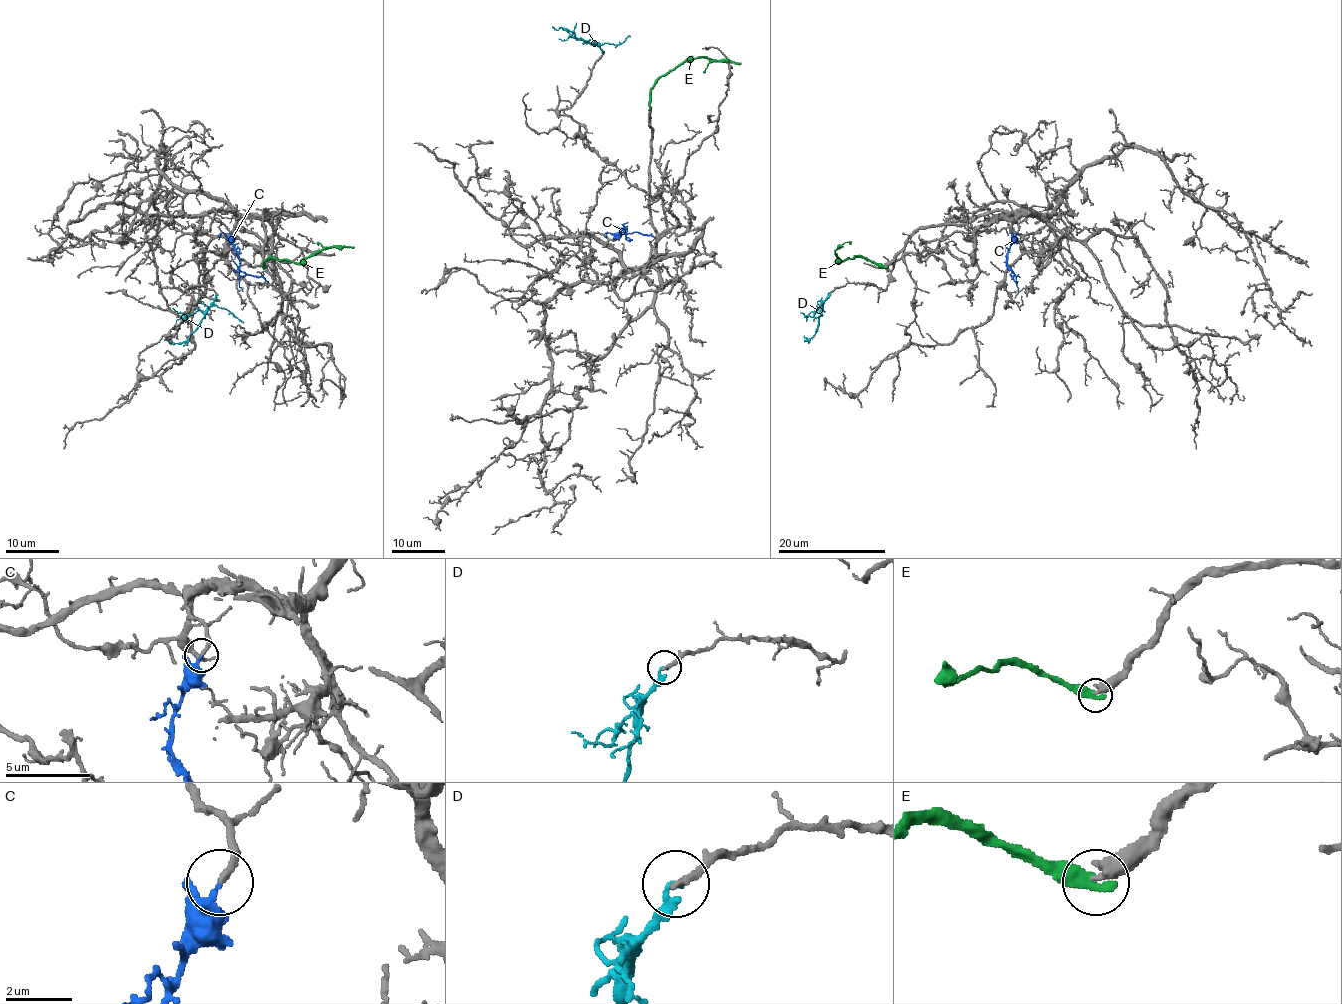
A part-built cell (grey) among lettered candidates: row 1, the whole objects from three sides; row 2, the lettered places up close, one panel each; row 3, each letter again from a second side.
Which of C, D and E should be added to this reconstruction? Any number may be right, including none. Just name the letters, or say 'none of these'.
C

